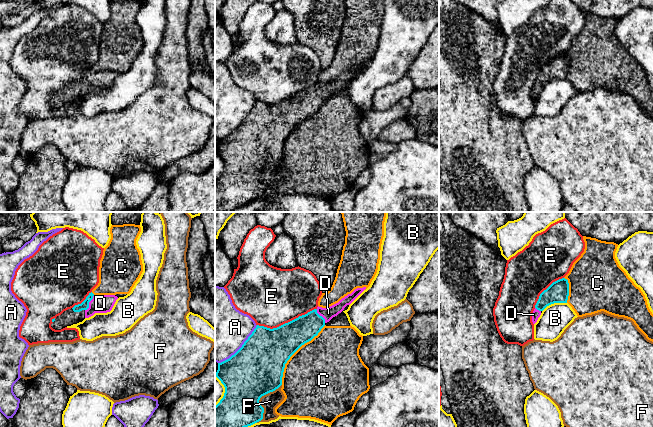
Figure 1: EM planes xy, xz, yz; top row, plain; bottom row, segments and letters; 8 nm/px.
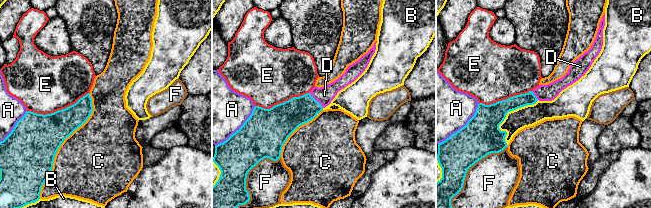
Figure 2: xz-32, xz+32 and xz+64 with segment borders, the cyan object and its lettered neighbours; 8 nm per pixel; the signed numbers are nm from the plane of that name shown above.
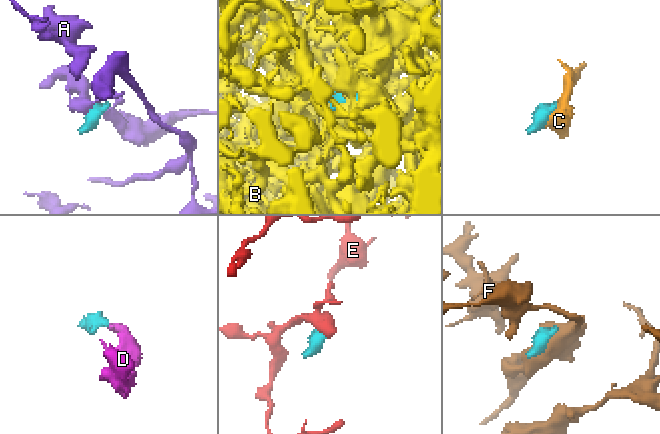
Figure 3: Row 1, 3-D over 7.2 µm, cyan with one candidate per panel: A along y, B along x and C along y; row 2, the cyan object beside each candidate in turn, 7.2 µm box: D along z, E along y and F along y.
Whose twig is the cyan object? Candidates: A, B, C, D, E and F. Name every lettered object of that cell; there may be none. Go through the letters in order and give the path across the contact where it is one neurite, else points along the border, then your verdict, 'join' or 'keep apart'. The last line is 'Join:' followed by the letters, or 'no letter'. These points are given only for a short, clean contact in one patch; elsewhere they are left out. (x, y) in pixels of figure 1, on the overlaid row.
A: keep apart
B: keep apart
C: keep apart
D: runs through xy (84, 305), (88, 303), (100, 303); join
E: keep apart
F: keep apart
Join: D

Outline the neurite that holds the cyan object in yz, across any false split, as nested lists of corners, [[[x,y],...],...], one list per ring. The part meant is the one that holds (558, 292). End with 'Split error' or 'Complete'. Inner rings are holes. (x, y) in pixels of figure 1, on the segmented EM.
[[[565,278],[553,282],[544,290],[535,305],[532,313],[532,322],[535,324],[541,315],[541,312],[549,305],[554,303],[567,303],[569,296],[569,283]]]. Split error

